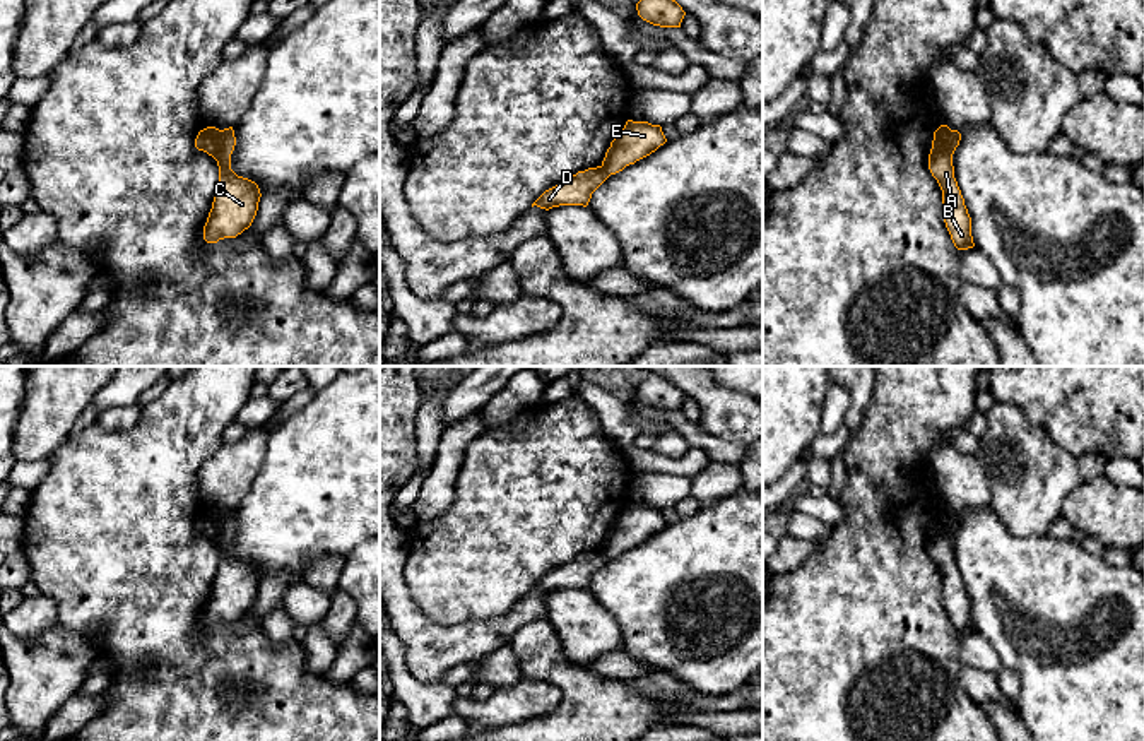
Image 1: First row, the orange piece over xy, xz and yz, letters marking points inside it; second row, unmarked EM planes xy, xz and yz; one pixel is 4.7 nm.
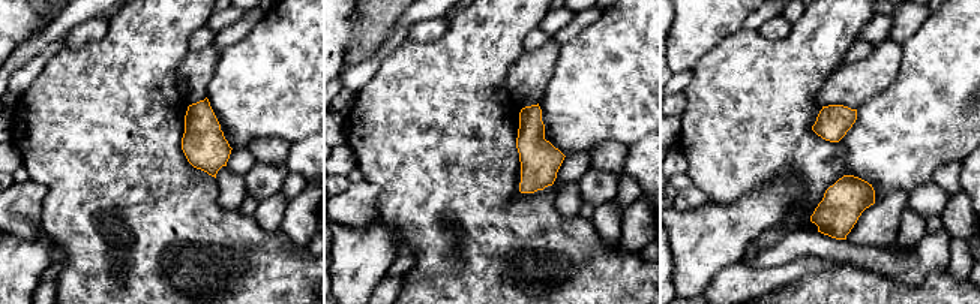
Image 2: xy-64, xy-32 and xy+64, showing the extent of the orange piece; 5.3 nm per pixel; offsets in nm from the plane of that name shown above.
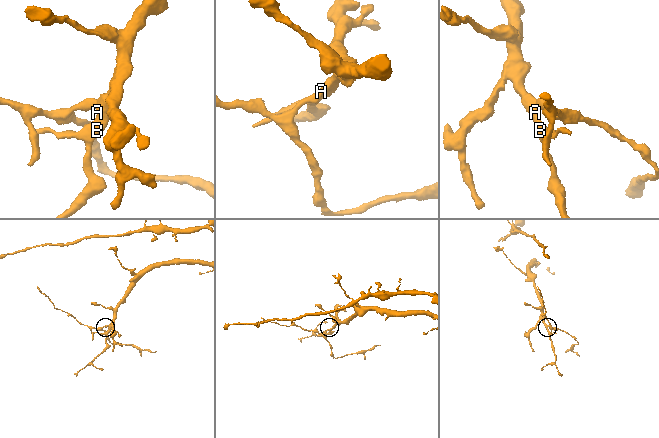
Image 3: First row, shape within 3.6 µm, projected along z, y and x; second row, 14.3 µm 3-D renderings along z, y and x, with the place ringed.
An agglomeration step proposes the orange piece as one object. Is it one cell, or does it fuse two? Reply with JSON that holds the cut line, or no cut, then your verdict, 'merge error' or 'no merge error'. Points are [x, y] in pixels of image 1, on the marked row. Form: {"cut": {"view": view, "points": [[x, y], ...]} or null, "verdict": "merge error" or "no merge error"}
{"cut": {"view": "xy", "points": [[223, 130], [223, 149], [216, 160]]}, "verdict": "merge error"}

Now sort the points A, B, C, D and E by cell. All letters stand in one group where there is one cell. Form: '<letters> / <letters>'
A B C E / D

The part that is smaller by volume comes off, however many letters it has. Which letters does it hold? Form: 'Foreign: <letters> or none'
Foreign: D

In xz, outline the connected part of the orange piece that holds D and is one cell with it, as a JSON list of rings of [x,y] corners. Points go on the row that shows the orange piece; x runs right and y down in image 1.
[[[588,168],[578,171],[566,181],[545,190],[534,204],[540,209],[552,209],[559,205],[583,205],[587,207],[592,193],[609,178],[609,175],[600,168]]]

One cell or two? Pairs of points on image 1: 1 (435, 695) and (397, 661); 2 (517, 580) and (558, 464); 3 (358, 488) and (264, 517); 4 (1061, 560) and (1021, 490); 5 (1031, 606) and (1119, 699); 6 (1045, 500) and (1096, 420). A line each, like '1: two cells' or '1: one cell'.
1: one cell
2: one cell
3: one cell
4: two cells
5: one cell
6: two cells

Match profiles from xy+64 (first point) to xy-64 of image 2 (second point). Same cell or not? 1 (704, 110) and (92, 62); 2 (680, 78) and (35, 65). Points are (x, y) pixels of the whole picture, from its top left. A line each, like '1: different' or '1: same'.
1: same
2: same

